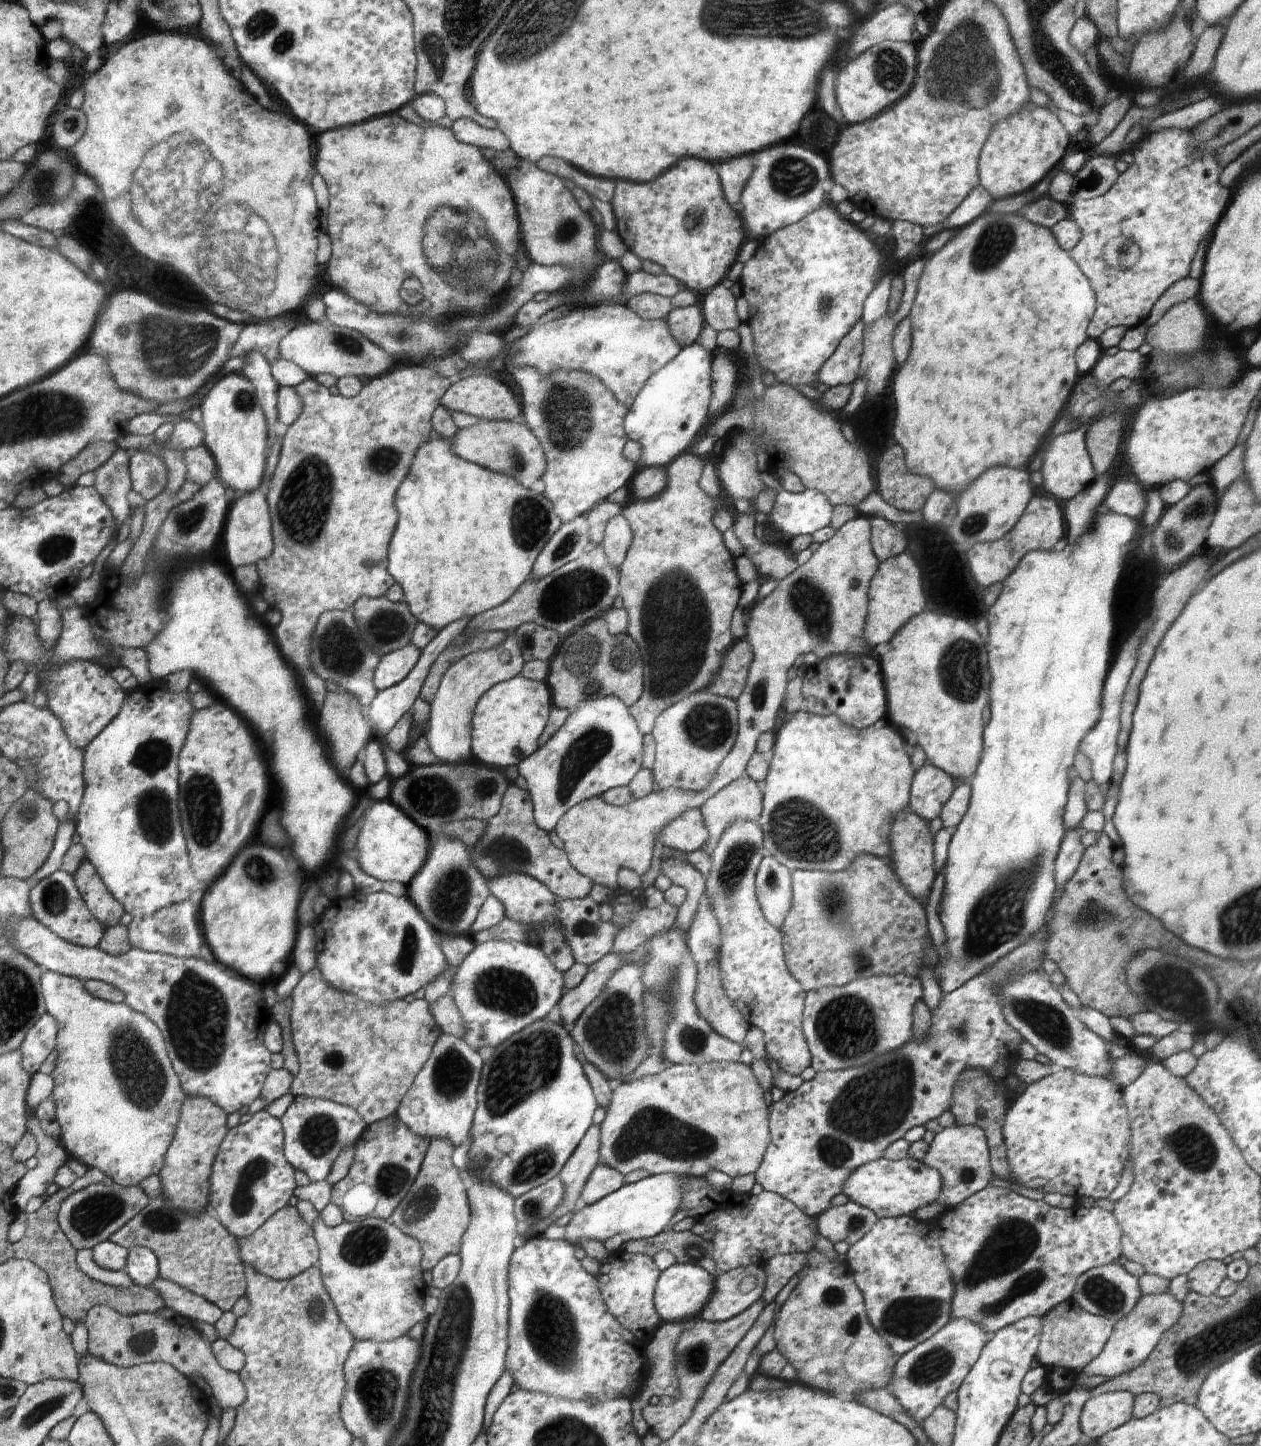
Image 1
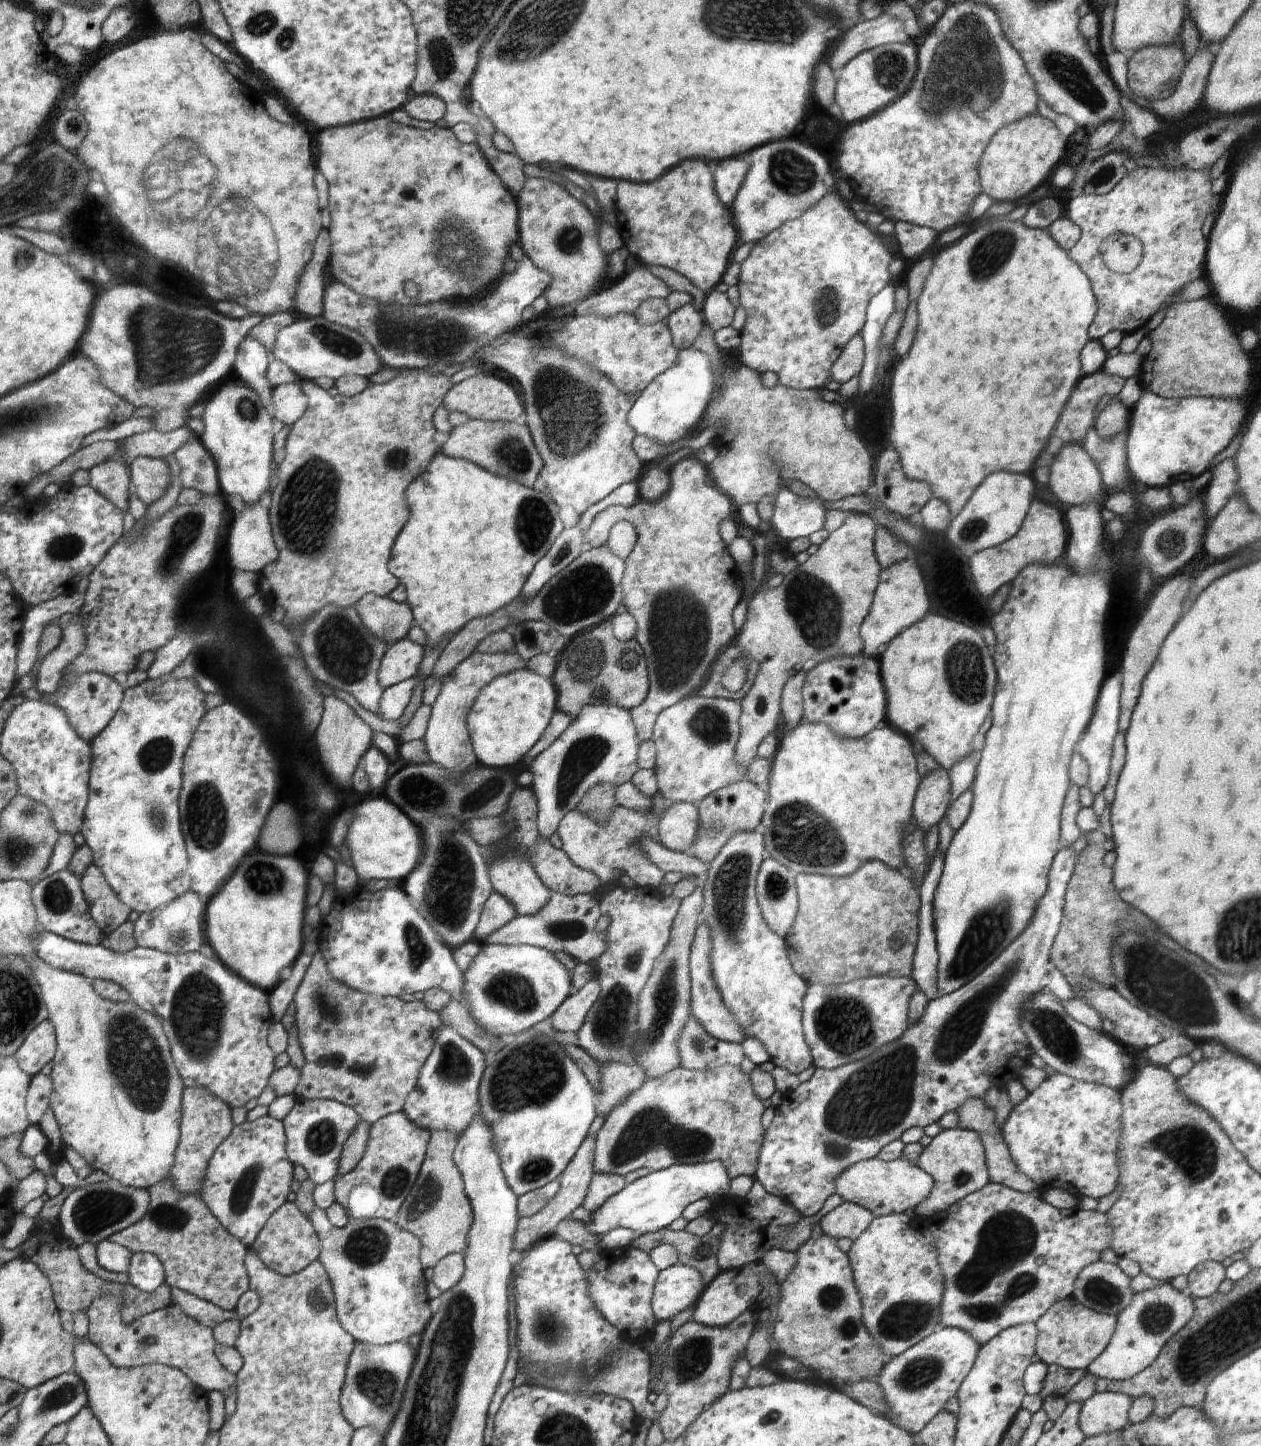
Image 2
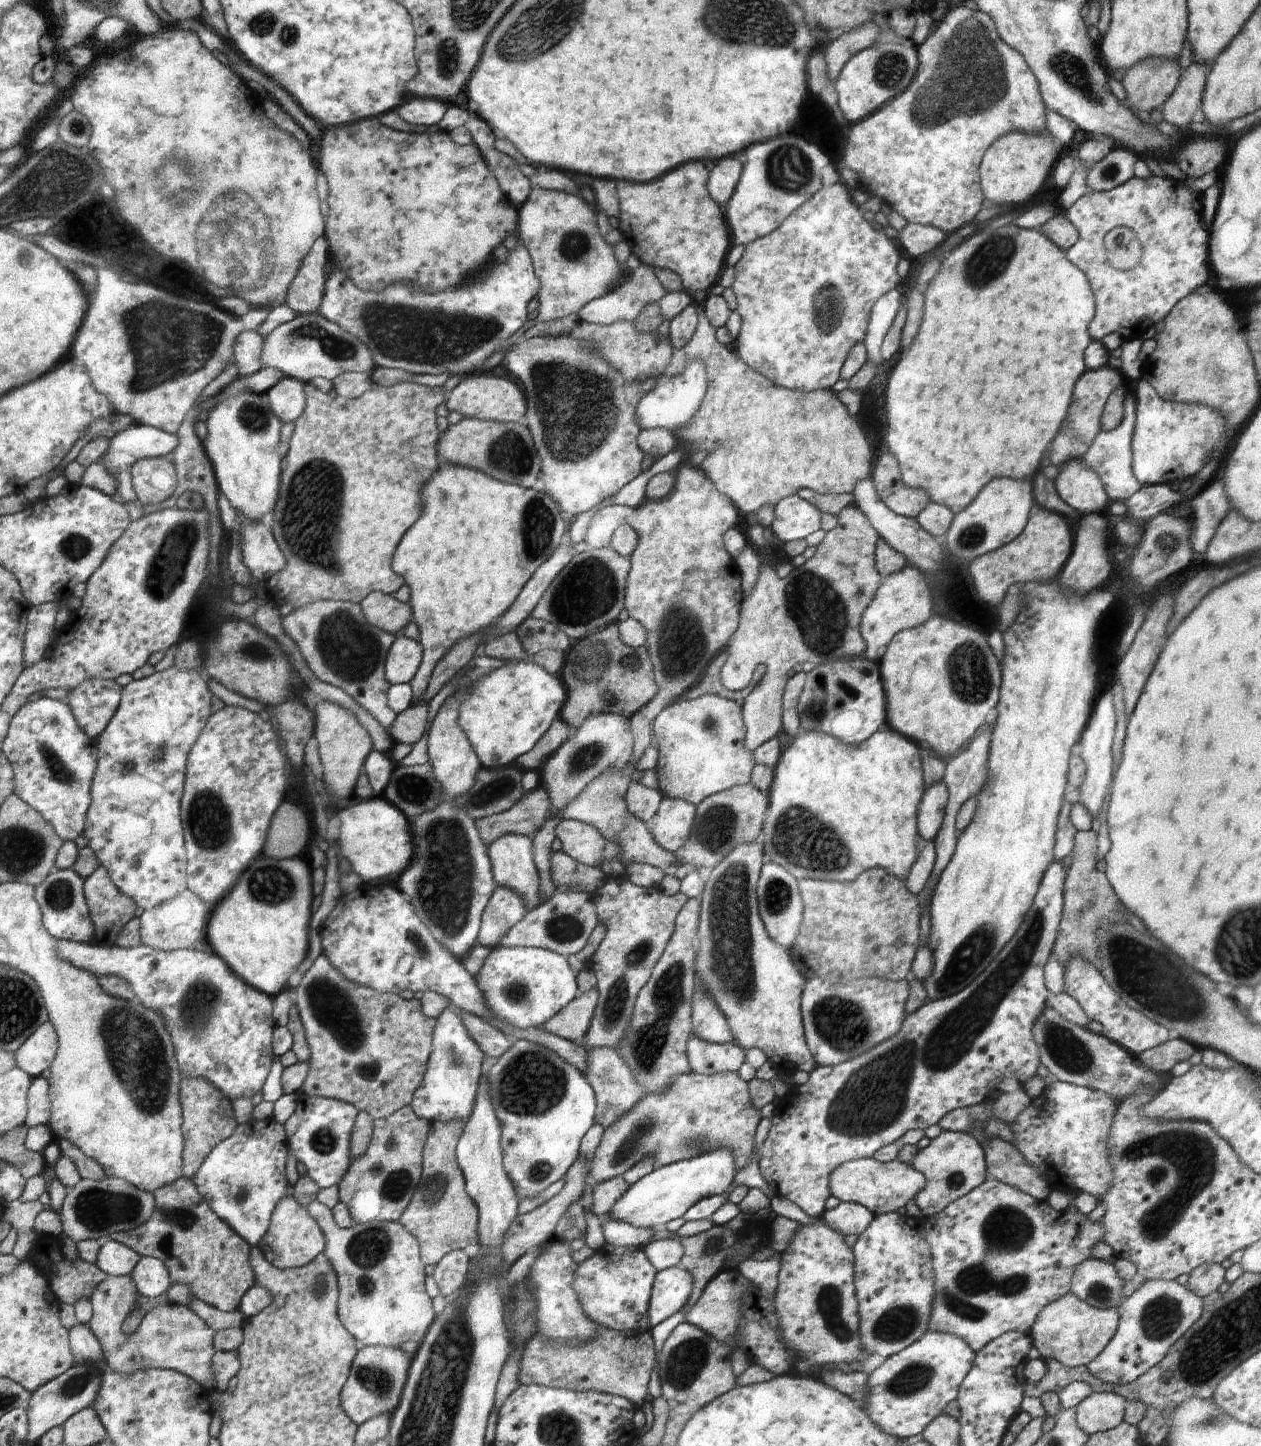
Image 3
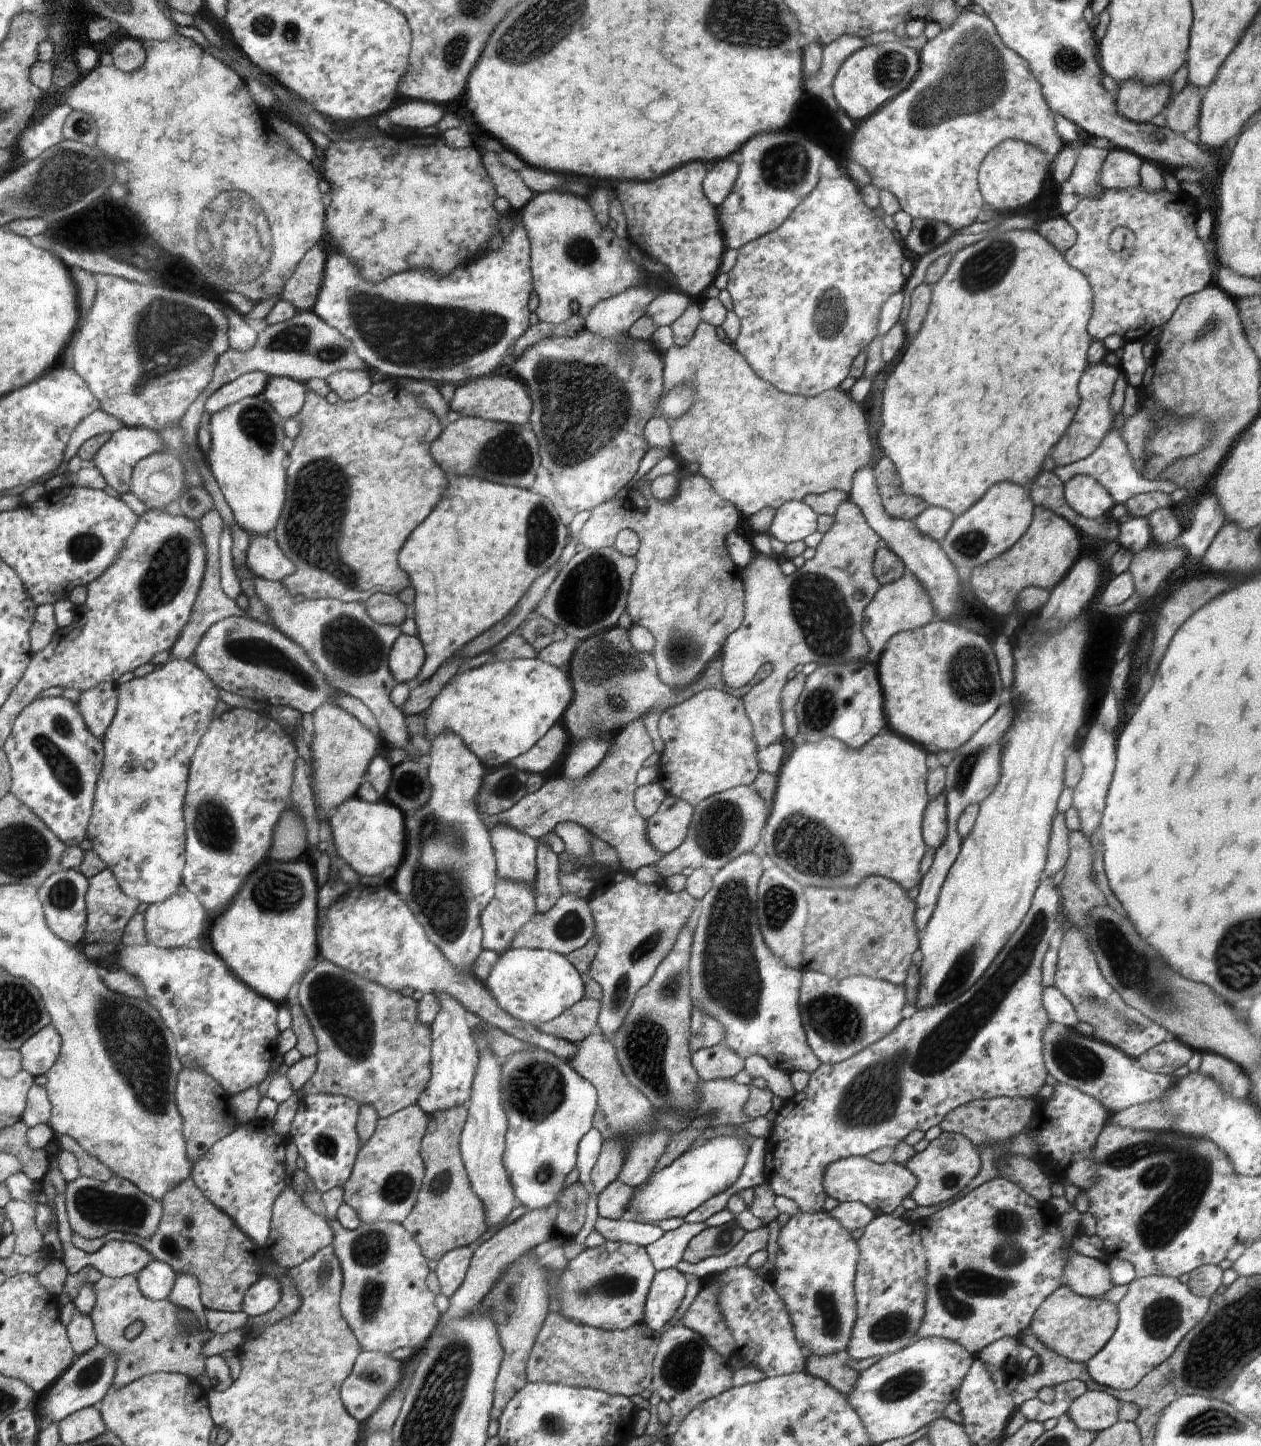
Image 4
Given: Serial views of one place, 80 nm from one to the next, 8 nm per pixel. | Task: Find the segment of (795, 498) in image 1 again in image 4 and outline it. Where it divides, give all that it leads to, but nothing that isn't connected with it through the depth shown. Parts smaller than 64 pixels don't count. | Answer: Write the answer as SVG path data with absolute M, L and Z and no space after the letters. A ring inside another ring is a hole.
M791 500L775 510L768 534L785 543L803 541L817 530L818 518L803 500Z

